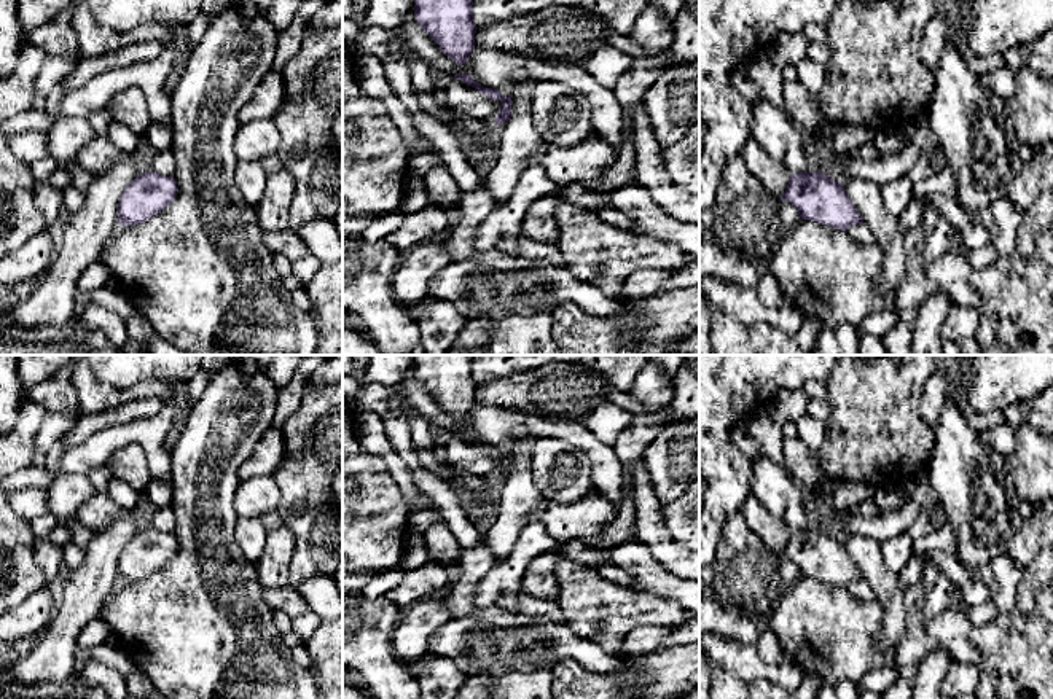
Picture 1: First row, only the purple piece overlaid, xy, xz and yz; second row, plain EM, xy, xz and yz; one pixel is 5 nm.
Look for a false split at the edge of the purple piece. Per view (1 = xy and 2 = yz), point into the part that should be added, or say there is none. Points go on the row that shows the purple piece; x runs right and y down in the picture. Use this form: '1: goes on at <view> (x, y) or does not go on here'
1: does not go on here
2: does not go on here

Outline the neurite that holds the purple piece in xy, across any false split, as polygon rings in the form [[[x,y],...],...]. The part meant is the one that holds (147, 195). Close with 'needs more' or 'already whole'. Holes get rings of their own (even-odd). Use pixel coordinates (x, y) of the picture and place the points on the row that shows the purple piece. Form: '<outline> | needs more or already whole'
[[[153,170],[137,175],[124,189],[118,202],[118,221],[121,226],[143,223],[161,213],[177,196],[174,177],[164,177]]] | already whole

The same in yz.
[[[822,170],[792,174],[779,201],[795,205],[801,220],[817,221],[841,231],[863,223],[843,183],[833,182]]] | already whole

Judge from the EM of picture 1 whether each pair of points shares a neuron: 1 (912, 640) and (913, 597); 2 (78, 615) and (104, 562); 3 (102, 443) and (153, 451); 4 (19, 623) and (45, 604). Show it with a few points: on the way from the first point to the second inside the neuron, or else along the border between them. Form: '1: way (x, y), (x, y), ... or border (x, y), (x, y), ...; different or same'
1: way (915, 629), (915, 609); same
2: way (82, 602), (96, 575); same
3: way (115, 438), (140, 438); same
4: way (26, 620), (39, 609); same

